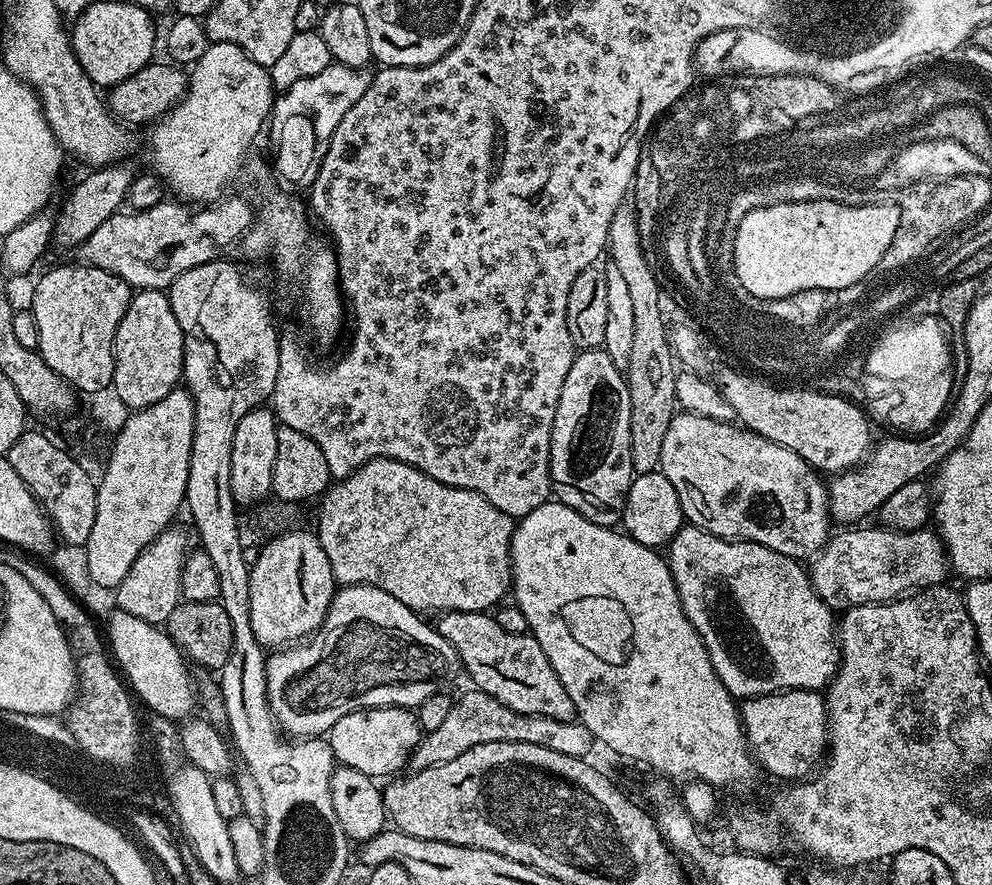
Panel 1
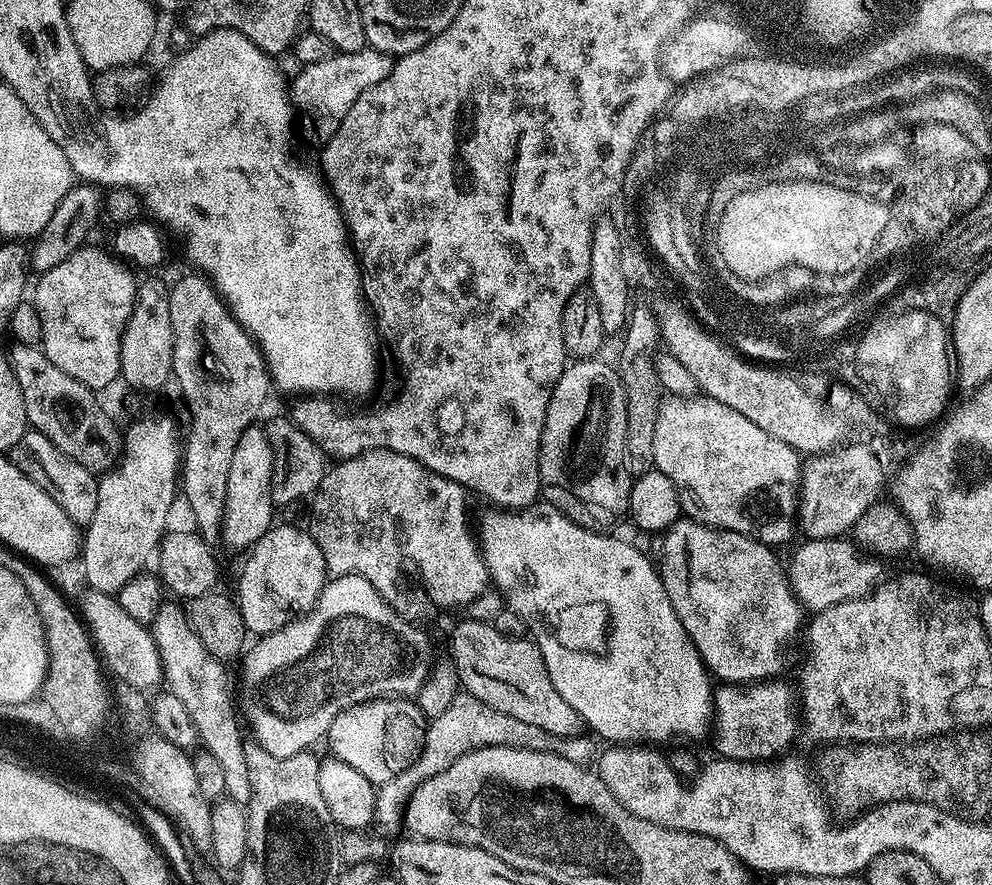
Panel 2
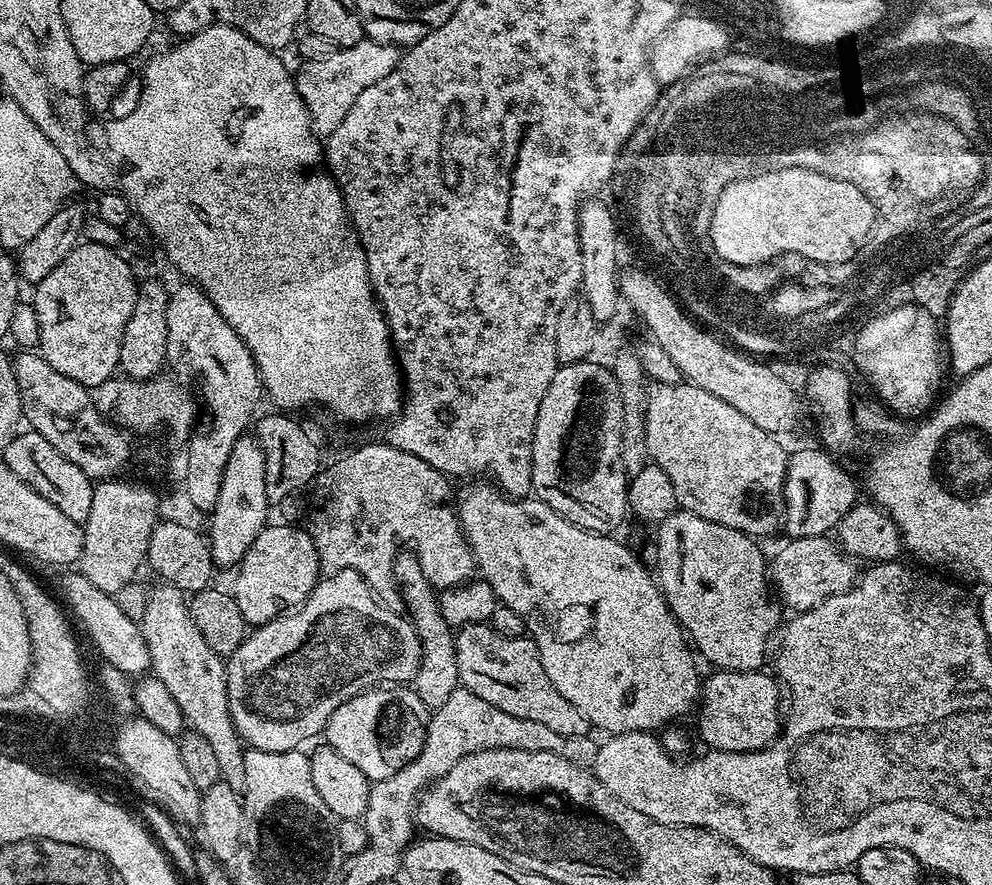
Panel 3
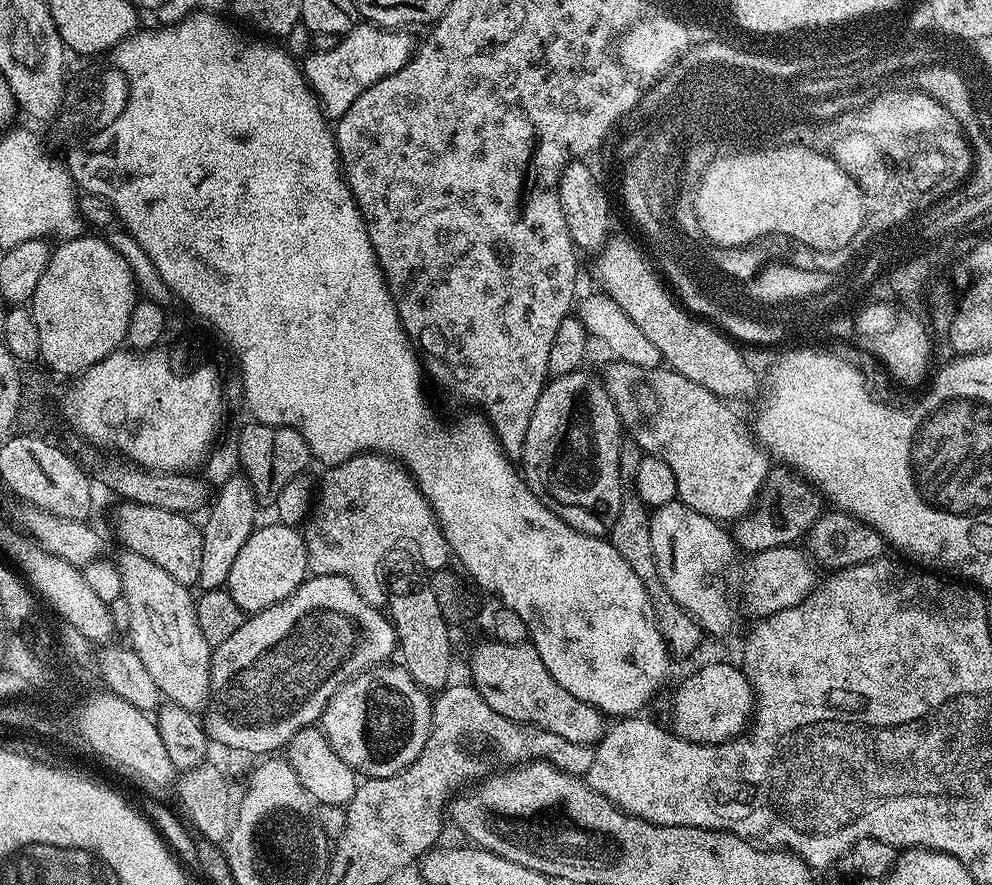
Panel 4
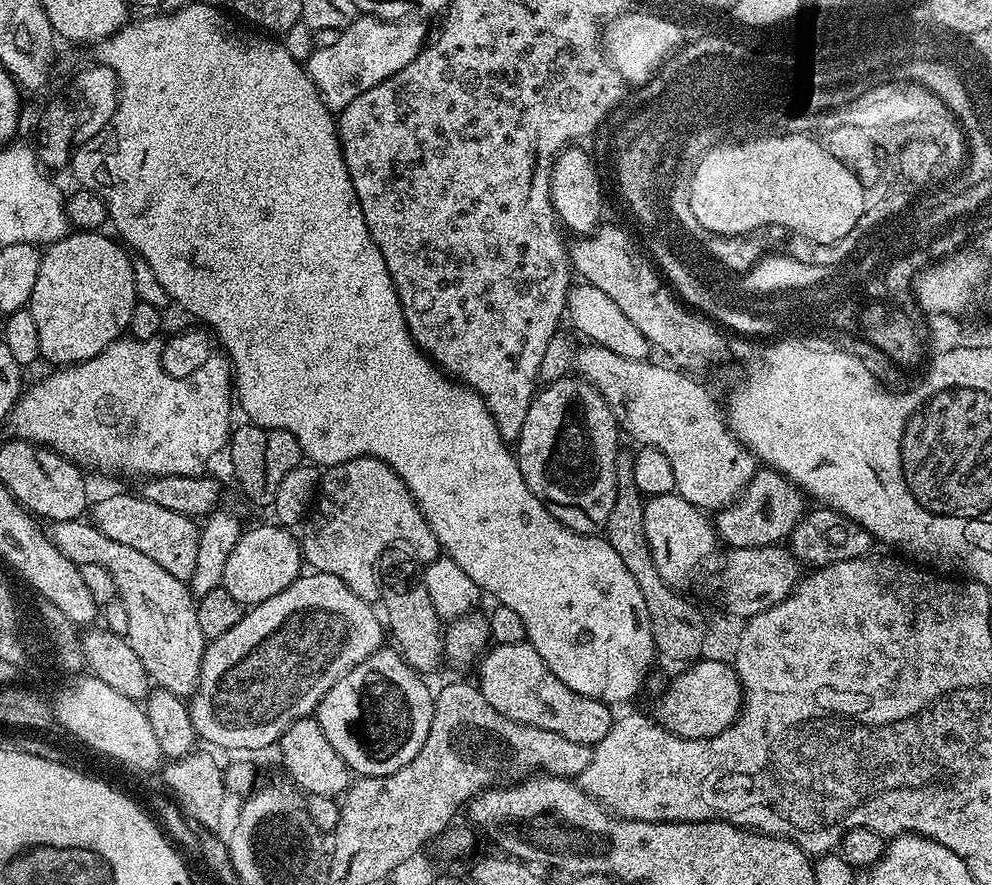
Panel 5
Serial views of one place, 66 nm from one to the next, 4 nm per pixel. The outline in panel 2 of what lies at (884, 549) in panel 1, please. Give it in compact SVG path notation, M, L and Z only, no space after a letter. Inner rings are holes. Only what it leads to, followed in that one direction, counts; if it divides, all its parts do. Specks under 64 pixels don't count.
M835 536L825 540L805 539L795 545L792 561L787 561L786 571L792 592L809 613L815 614L838 602L857 600L867 596L881 579L880 568L872 556L863 556L861 545L851 539Z

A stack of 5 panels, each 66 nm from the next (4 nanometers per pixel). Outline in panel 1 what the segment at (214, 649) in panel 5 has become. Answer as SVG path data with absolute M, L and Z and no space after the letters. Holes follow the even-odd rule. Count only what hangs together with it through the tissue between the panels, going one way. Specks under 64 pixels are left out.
M350 584L341 587L332 598L332 604L328 608L326 618L320 627L307 637L303 642L297 642L291 646L285 646L273 651L266 660L266 679L268 681L268 709L272 712L272 717L276 719L281 733L287 734L292 738L320 738L323 737L346 714L356 712L359 708L407 708L415 710L420 707L426 698L430 698L436 692L441 691L444 679L452 672L452 667L457 667L458 661L454 646L438 634L431 623L427 624L427 619L421 618L412 609L408 608L394 594L386 594L386 590L375 588L369 584Z

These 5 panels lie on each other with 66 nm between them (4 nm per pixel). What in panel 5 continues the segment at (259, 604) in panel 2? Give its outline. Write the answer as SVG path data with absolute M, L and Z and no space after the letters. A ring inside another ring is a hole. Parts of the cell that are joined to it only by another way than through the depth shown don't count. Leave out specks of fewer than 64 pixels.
M276 522L260 524L257 528L241 531L230 558L226 561L226 570L222 570L222 587L228 591L241 606L251 606L282 594L302 574L302 544L287 527Z

